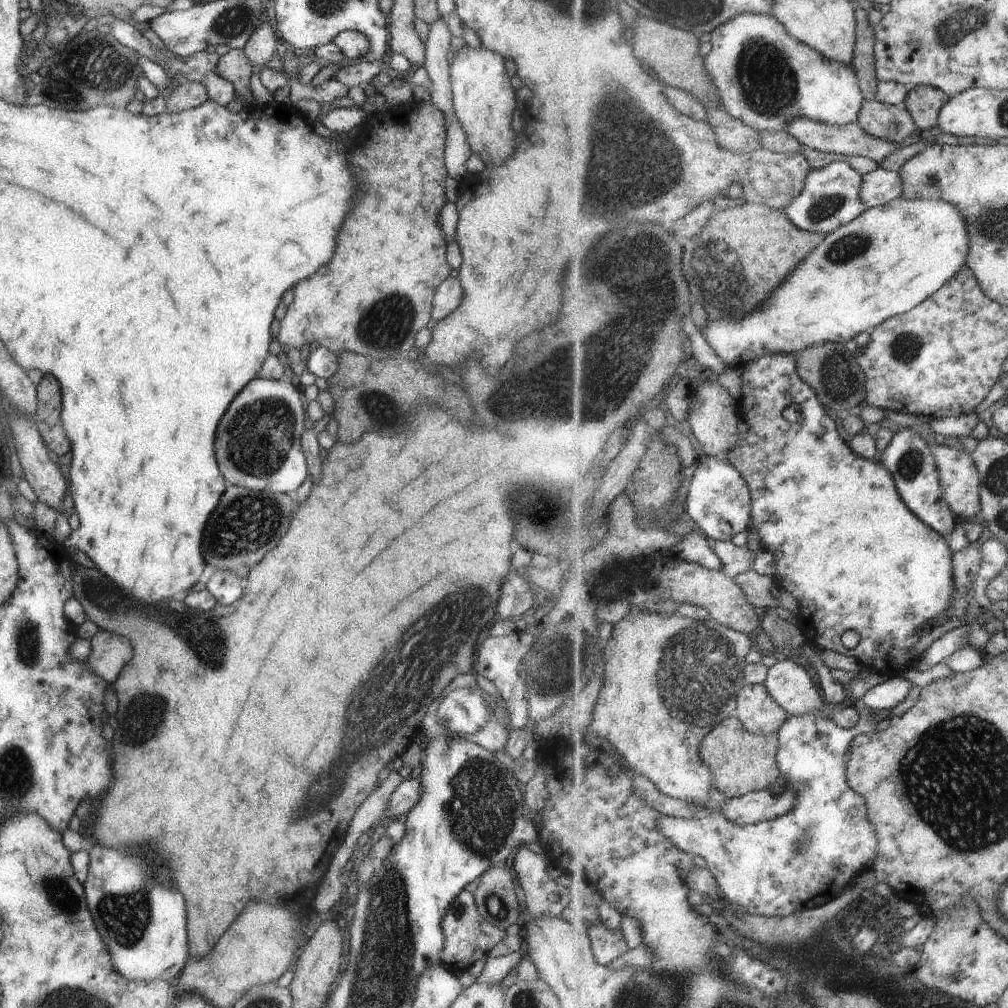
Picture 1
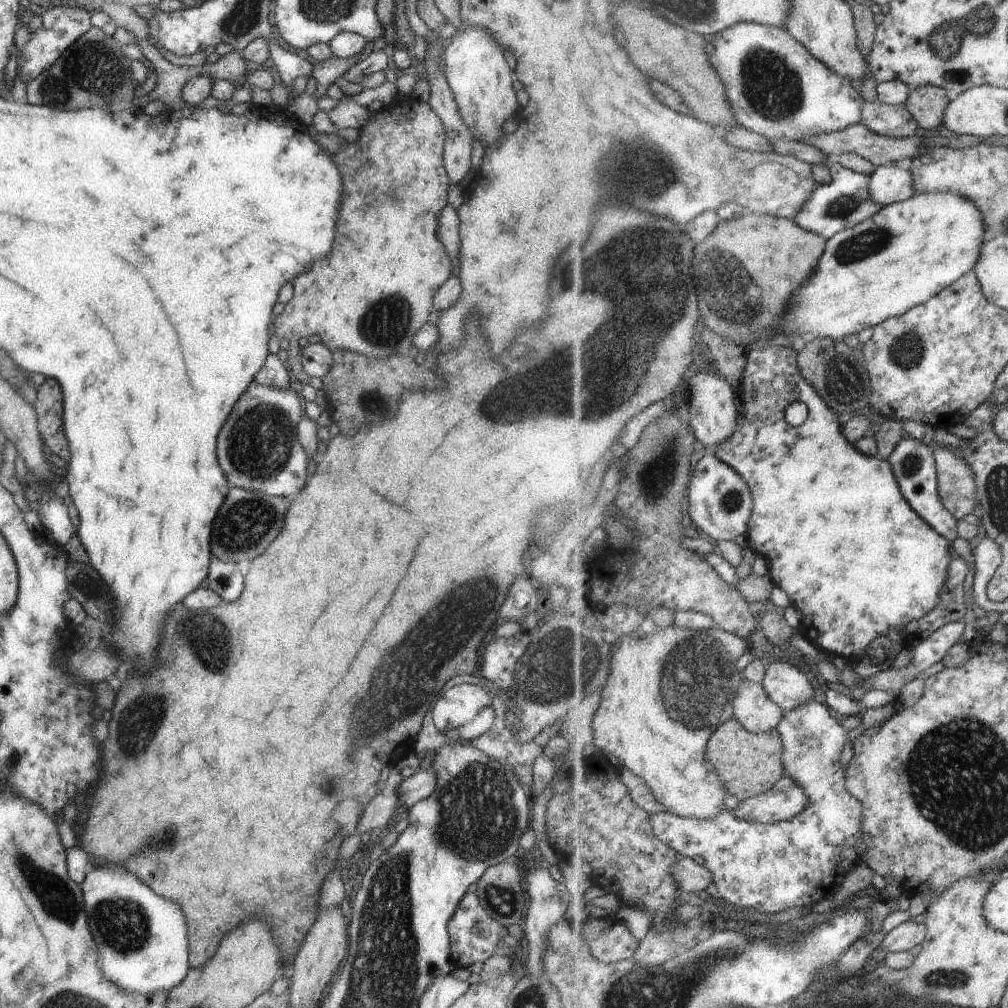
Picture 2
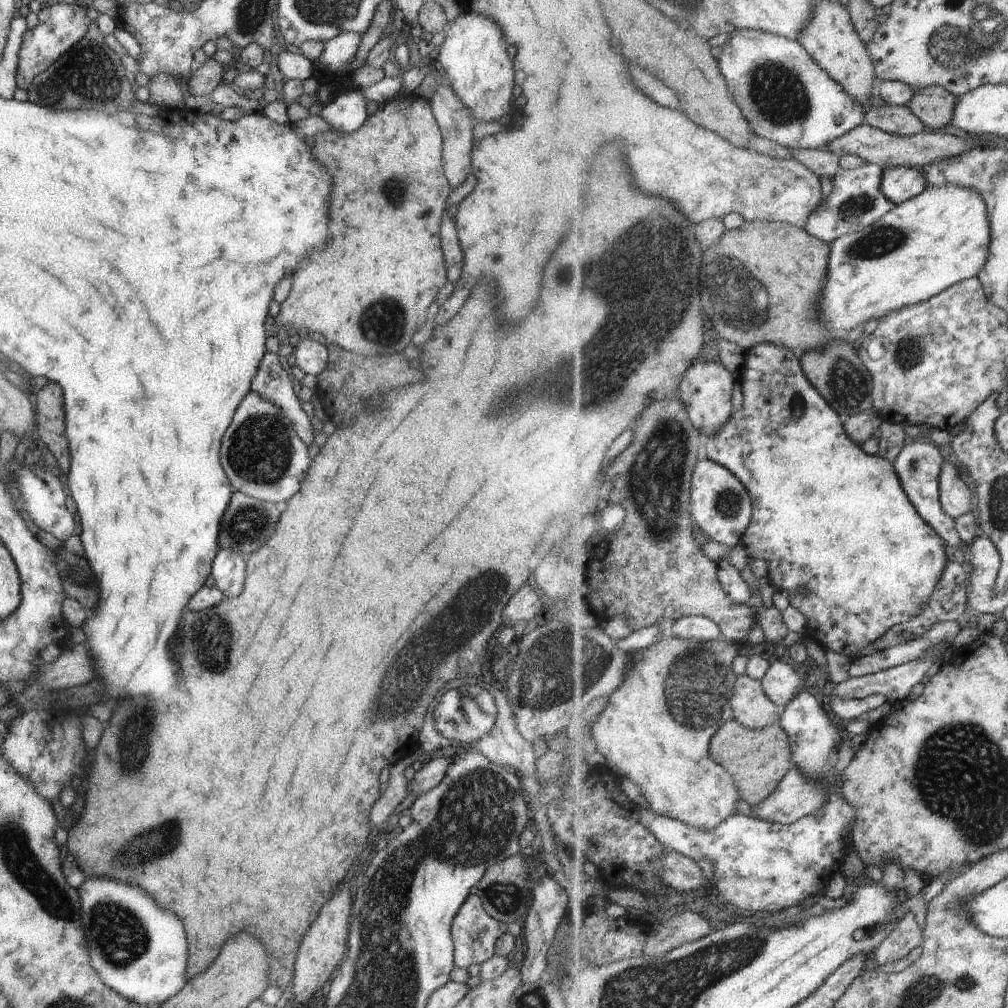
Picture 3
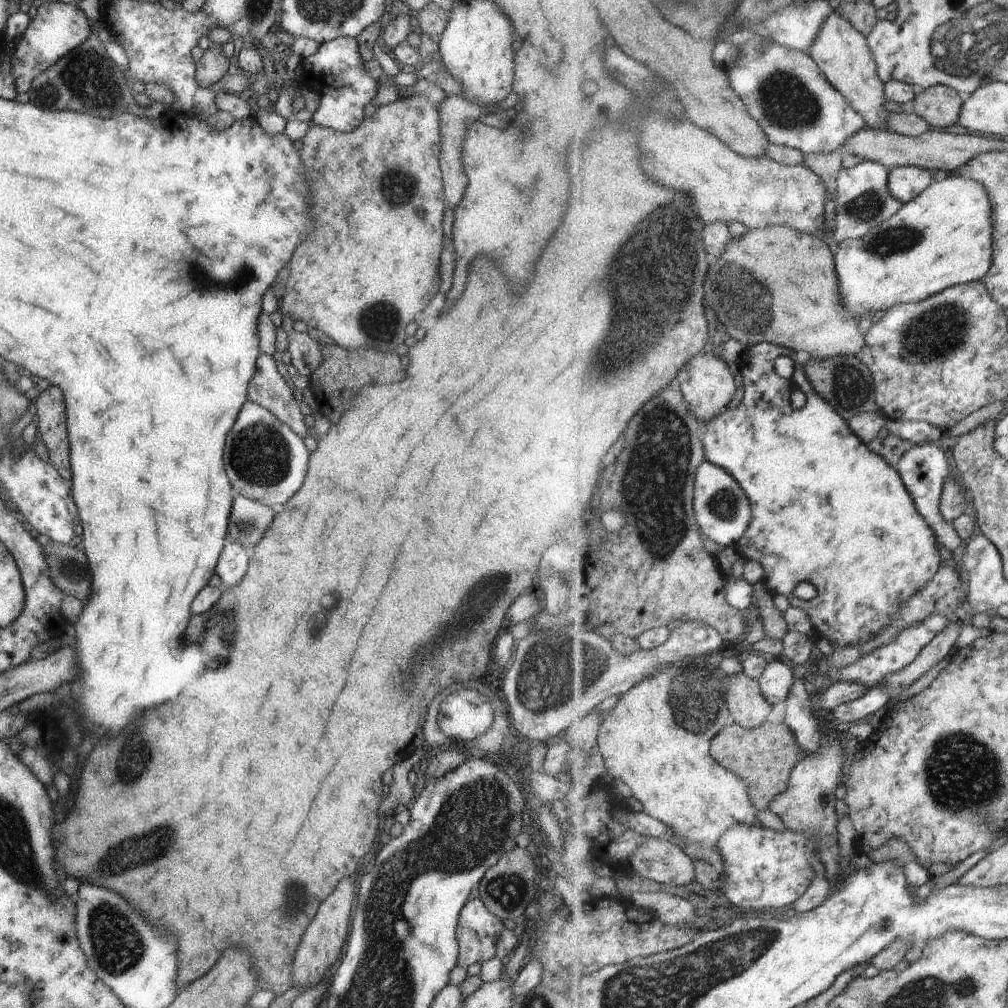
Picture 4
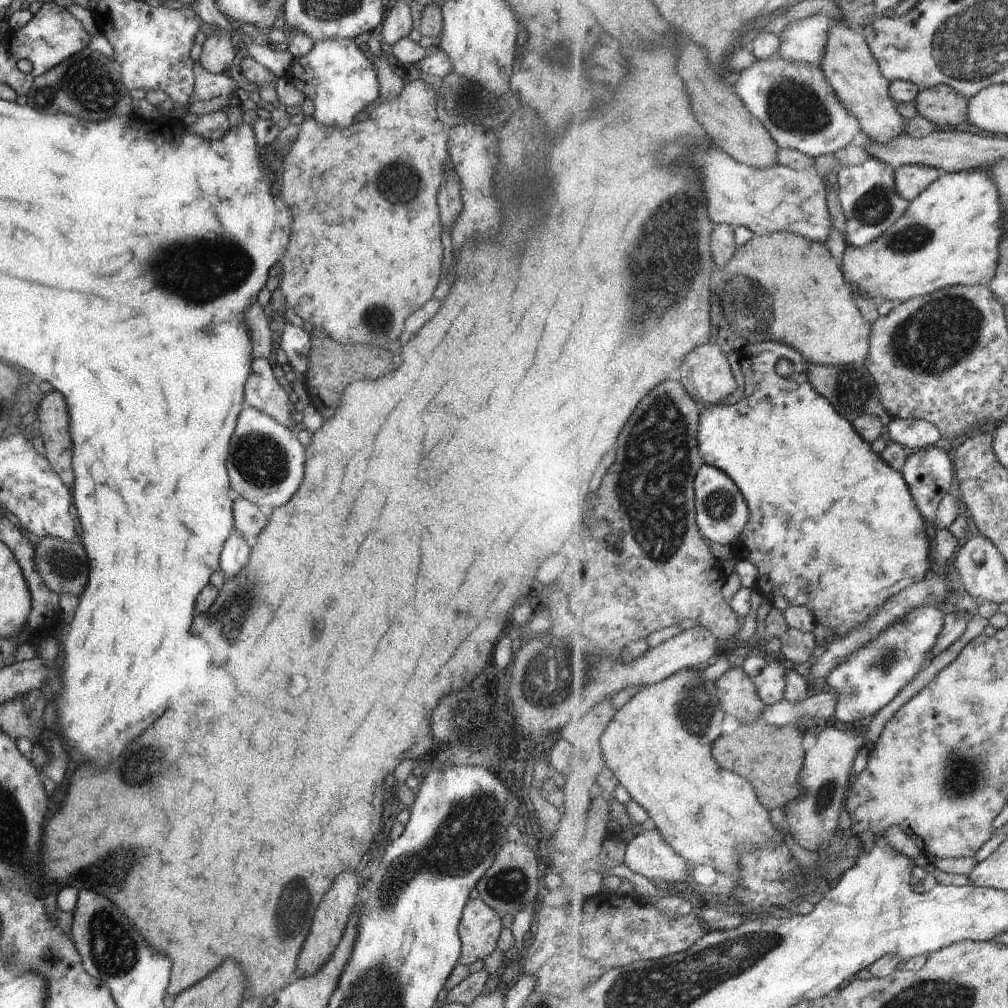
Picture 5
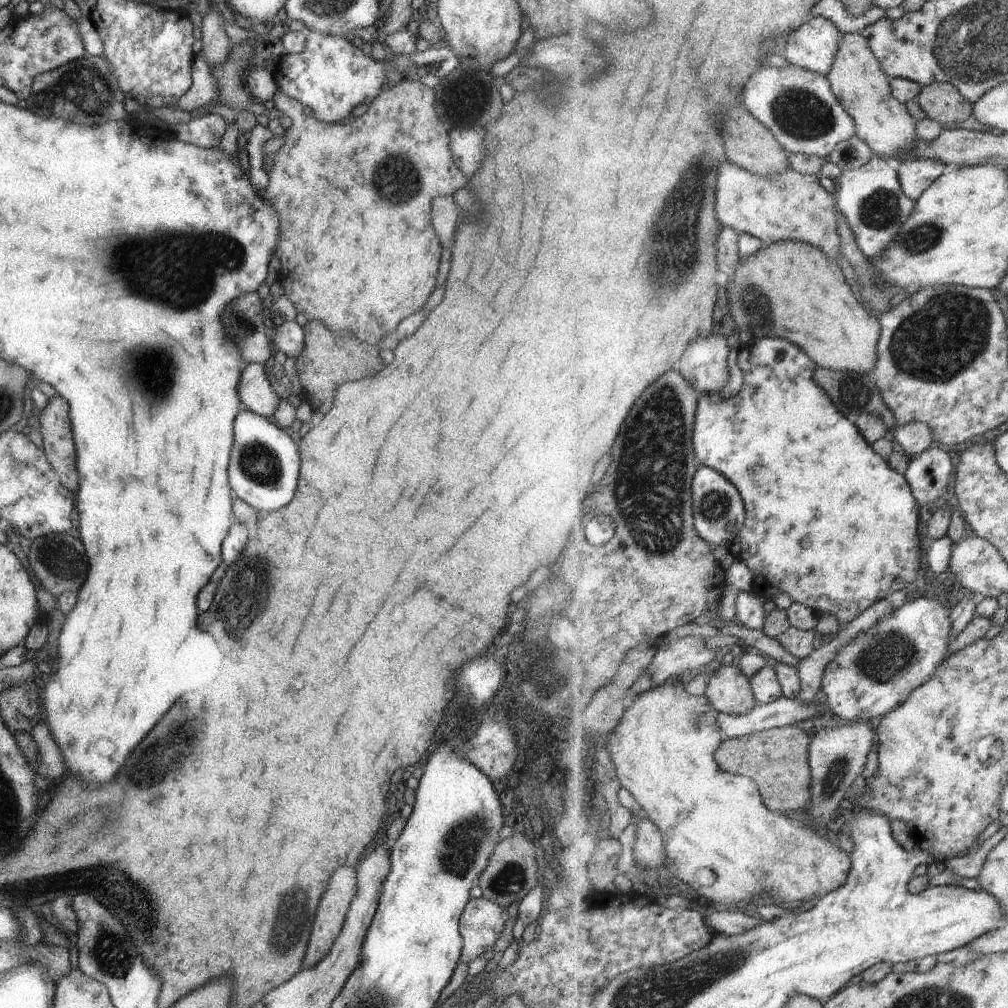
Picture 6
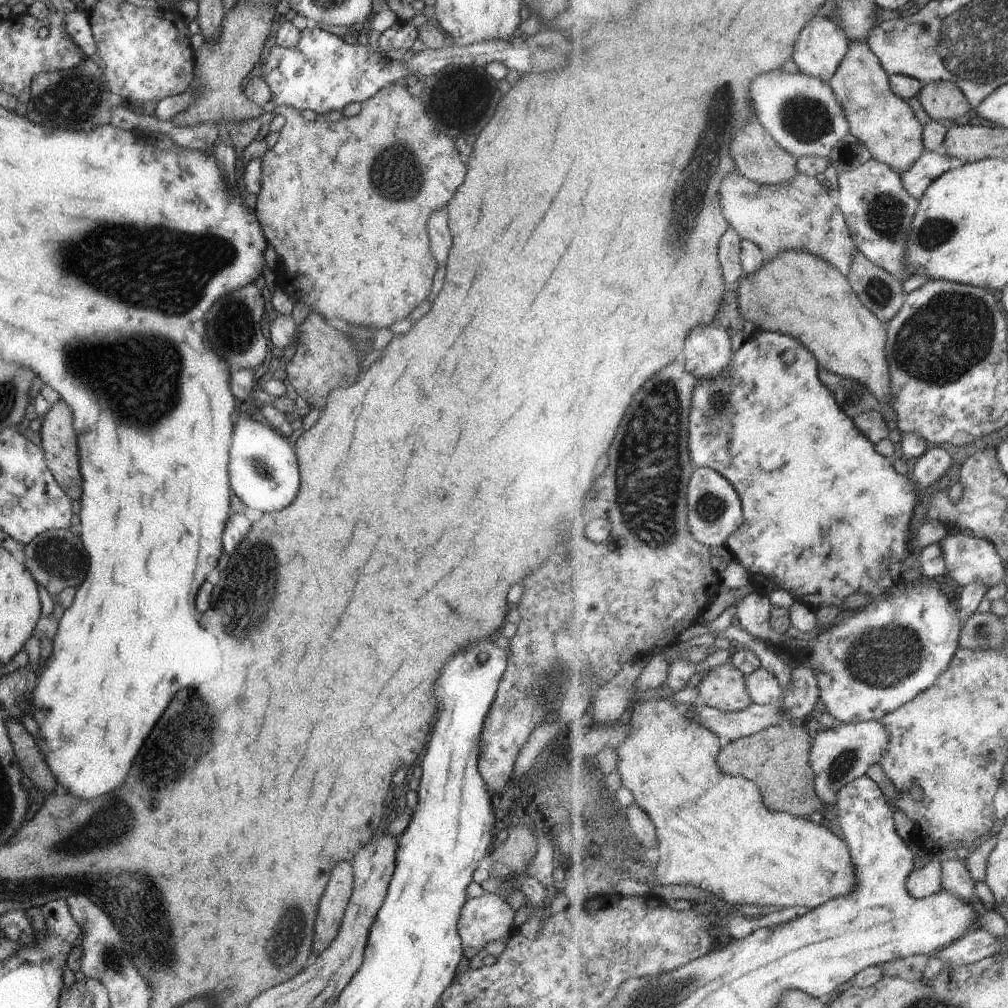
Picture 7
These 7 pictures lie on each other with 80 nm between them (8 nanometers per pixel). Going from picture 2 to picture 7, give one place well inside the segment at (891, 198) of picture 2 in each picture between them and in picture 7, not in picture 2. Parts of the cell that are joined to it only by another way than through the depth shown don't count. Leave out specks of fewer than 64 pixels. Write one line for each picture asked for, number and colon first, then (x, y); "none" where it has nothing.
3: (899, 184)
4: (906, 183)
5: (912, 180)
6: (917, 175)
7: (932, 165)

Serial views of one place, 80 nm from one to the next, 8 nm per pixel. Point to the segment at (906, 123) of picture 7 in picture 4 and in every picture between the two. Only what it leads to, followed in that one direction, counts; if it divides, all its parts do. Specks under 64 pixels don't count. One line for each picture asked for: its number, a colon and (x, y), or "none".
4: (842, 52)
5: (856, 77)
6: (862, 86)

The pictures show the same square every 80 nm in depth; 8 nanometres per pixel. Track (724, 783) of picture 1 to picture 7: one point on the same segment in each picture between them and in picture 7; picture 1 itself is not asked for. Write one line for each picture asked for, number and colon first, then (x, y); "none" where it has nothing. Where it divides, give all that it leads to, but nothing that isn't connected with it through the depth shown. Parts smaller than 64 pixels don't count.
2: (750, 764)
3: (758, 760)
4: (765, 757)
5: (771, 757)
6: (778, 760)
7: (778, 760)

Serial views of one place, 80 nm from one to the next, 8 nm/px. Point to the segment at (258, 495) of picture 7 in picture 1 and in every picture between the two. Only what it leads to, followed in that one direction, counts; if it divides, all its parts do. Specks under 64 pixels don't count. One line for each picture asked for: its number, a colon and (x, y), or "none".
1: (257, 446)
2: (257, 448)
3: (260, 452)
4: (265, 461)
5: (264, 460)
6: (263, 461)

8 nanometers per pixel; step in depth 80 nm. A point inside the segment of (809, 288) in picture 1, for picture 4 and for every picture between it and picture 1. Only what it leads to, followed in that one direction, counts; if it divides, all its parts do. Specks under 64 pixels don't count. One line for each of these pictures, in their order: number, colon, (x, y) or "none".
2: (910, 252)
3: (922, 247)
4: (943, 238)

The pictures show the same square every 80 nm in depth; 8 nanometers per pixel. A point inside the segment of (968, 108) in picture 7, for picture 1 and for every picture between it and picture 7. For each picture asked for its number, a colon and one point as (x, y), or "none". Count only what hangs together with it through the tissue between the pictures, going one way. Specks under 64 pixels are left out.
1: (924, 103)
2: (929, 104)
3: (934, 105)
4: (942, 106)
5: (943, 105)
6: (942, 102)

